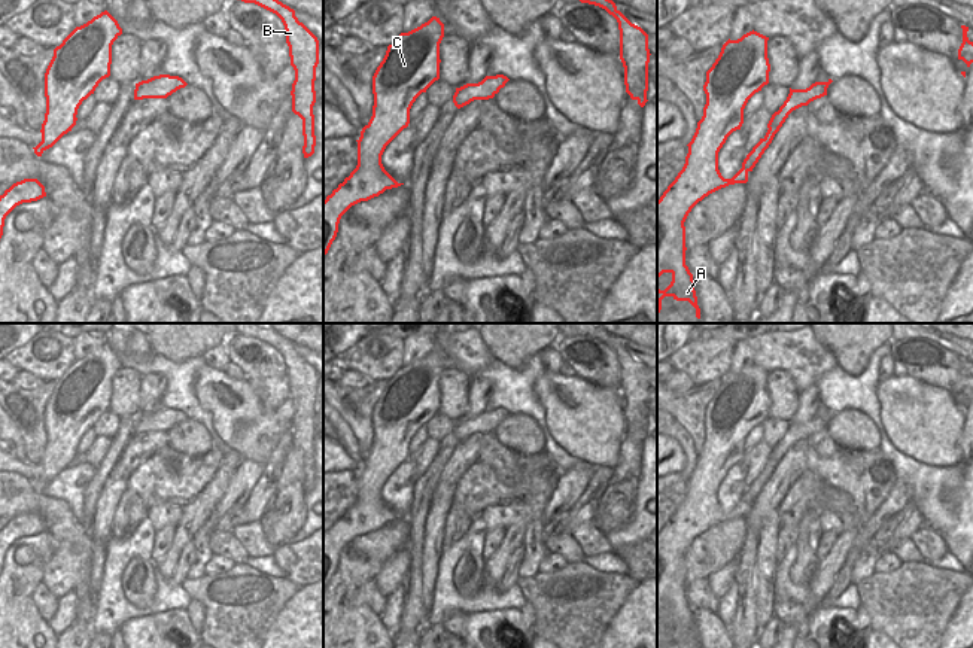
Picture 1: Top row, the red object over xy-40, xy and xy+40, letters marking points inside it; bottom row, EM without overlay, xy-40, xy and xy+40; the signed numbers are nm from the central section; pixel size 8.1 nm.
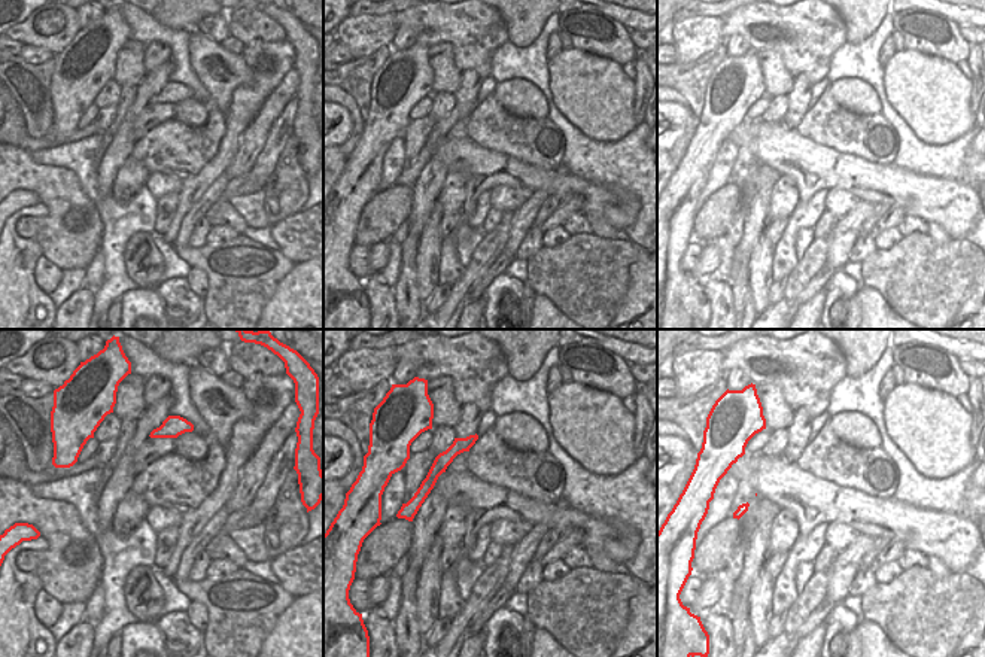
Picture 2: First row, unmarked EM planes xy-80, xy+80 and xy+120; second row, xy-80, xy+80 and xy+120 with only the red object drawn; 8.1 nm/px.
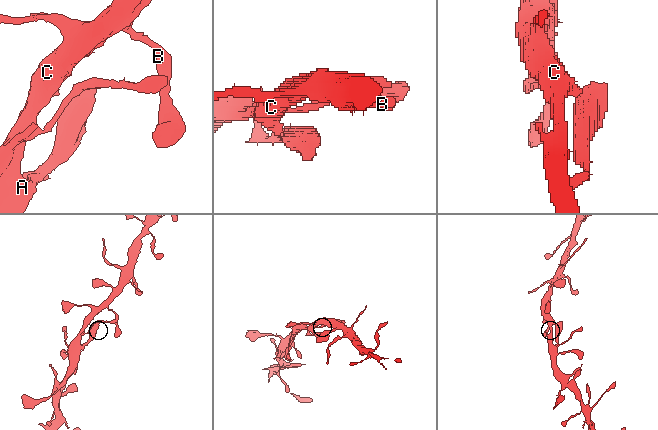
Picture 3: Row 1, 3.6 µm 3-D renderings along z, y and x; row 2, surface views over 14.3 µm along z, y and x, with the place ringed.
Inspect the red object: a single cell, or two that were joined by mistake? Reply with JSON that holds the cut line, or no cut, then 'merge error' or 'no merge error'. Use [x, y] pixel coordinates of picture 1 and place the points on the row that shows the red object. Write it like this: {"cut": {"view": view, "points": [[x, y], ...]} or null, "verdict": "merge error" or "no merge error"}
{"cut": null, "verdict": "no merge error"}

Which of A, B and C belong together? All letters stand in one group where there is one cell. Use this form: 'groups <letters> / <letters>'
groups A B C

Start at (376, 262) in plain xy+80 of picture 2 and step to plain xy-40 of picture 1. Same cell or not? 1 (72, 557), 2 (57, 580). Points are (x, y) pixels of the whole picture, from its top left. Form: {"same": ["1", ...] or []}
{"same": ["1", "2"]}

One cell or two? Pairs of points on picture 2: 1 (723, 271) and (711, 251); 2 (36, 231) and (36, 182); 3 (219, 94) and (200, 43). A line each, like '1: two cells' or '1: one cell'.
1: two cells
2: one cell
3: one cell

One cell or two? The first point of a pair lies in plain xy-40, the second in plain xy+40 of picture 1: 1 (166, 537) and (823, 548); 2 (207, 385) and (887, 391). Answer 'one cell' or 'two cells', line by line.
1: one cell
2: one cell

